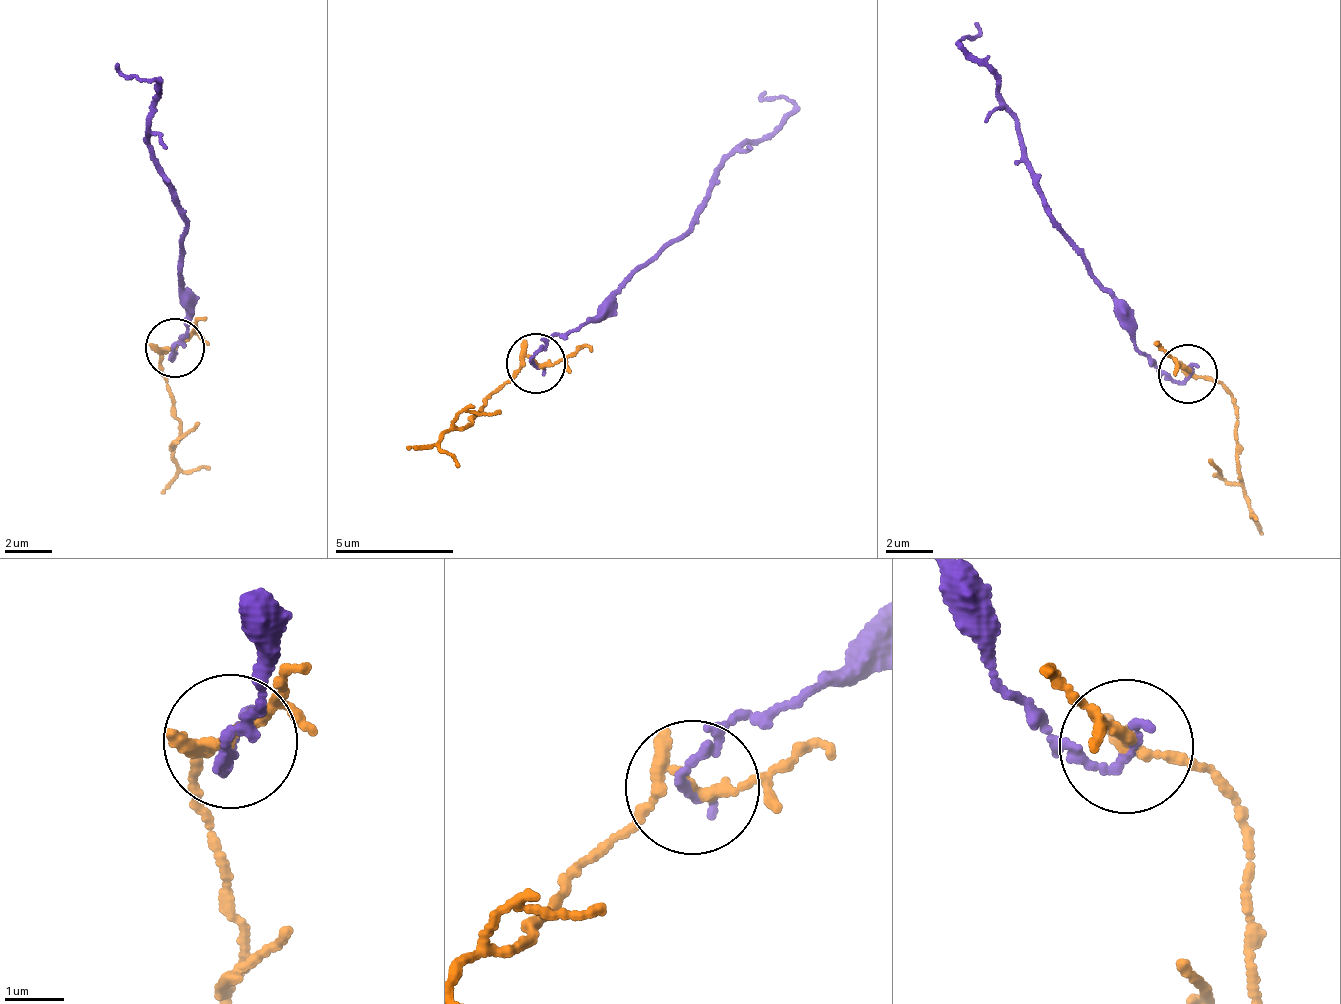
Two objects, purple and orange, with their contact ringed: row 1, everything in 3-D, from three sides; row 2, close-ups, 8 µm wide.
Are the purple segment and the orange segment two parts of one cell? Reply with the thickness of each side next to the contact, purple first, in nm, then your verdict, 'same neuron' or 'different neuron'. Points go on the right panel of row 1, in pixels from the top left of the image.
140/190 nm | different neuron

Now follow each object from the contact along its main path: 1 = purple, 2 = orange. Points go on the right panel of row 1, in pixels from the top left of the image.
1: (1187, 377), (1130, 340), (1130, 312), (1061, 231), (1000, 101), (1000, 73), (962, 51), (973, 23)
2: (1187, 371), (1231, 391), (1240, 487), (1253, 522), (1262, 535)

